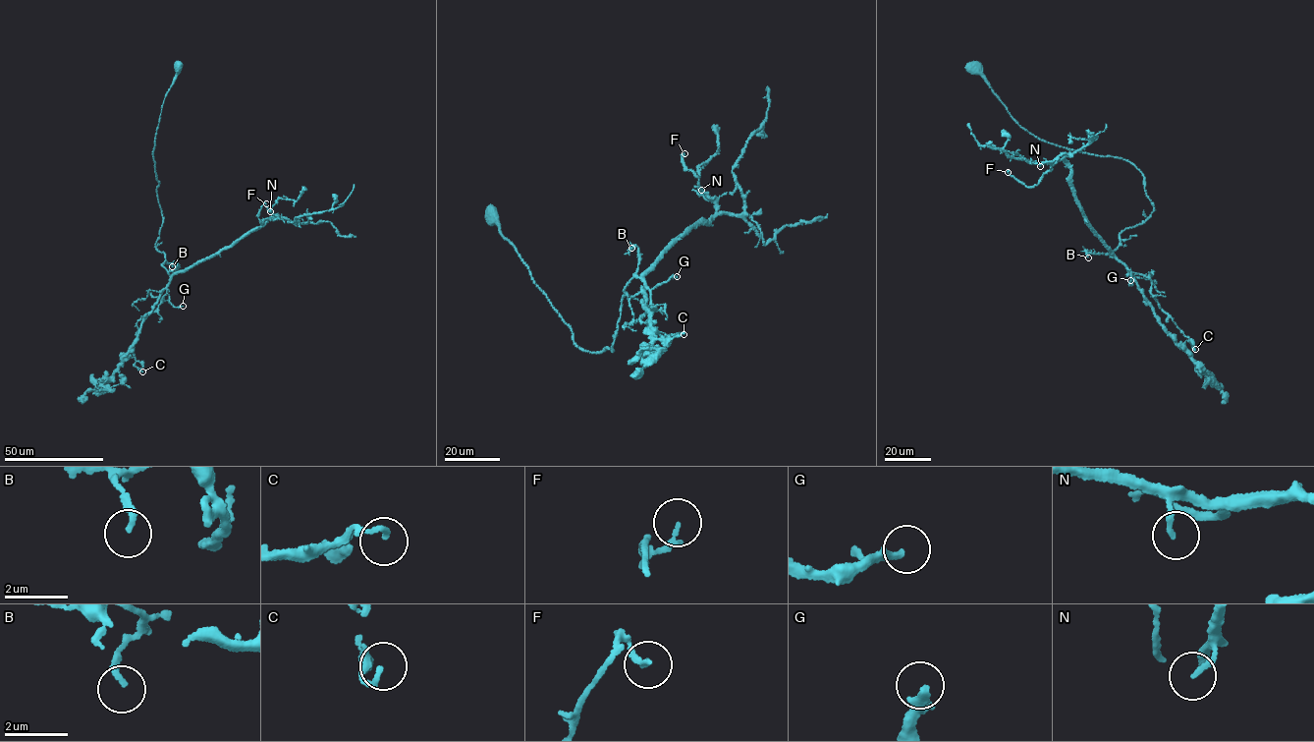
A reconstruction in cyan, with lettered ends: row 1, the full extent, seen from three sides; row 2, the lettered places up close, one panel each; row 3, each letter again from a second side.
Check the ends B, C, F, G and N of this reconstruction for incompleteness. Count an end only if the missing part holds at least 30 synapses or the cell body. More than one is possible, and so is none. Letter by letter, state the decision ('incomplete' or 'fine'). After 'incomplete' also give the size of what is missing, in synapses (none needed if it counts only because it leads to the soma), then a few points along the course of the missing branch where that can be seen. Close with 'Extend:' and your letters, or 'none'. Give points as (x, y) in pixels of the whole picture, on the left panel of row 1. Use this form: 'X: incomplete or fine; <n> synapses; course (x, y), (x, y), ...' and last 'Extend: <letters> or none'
B: fine
C: fine
F: fine
G: fine
N: fine
Extend: none

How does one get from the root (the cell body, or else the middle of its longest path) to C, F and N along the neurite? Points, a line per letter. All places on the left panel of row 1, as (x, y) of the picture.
C: (178, 69), (152, 153), (163, 221), (154, 247), (164, 253), (161, 265), (170, 279), (127, 355), (142, 371)
F: (178, 69), (152, 153), (161, 265), (174, 274), (230, 248), (278, 217), (260, 221), (266, 203)
N: (178, 69), (152, 153), (161, 265), (174, 274), (213, 256), (278, 215), (270, 211)

